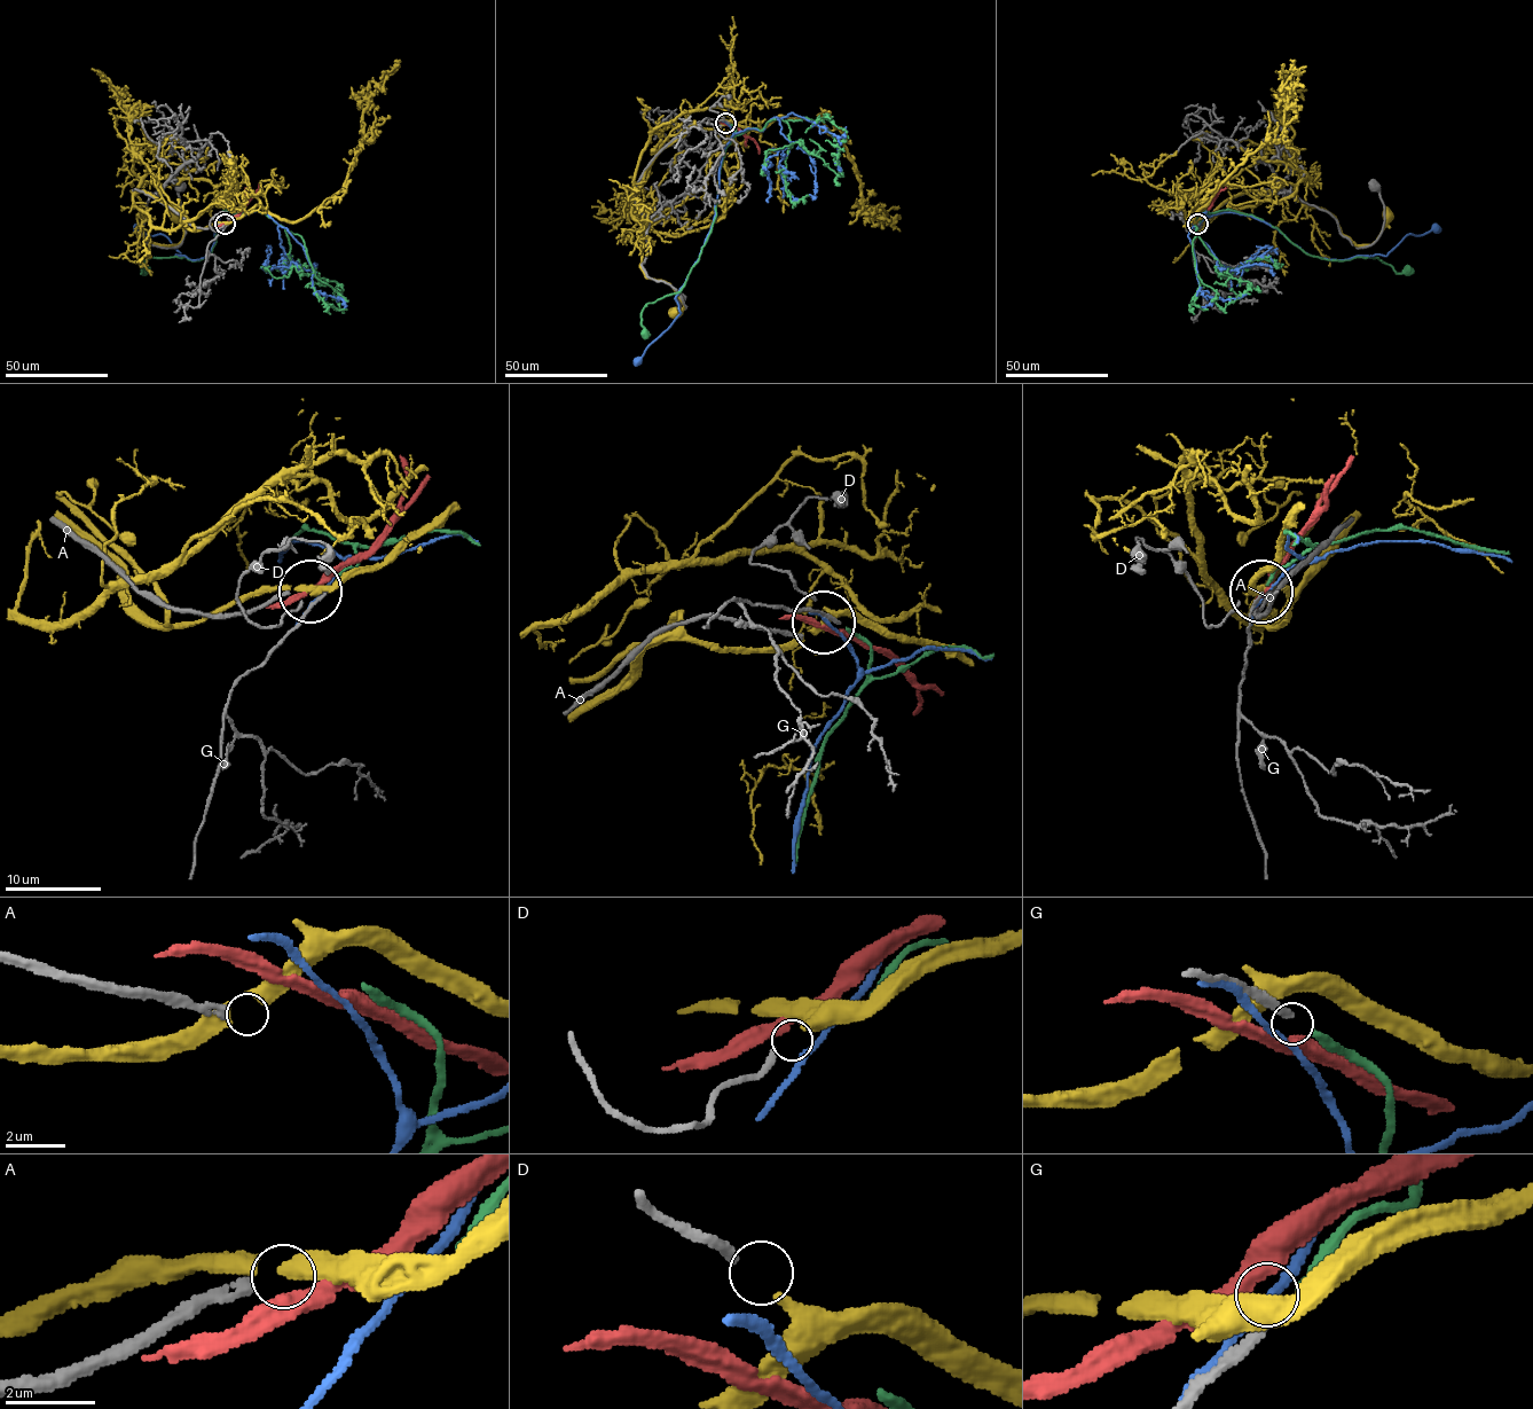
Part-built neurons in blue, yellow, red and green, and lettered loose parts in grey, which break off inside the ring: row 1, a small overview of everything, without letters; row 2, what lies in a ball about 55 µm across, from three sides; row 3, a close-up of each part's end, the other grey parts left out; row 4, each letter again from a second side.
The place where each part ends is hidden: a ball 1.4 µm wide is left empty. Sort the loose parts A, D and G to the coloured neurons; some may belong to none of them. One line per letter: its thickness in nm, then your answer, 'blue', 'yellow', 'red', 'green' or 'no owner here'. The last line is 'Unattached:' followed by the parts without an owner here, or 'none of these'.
A: 240 nm | no owner here
D: 220 nm | yellow
G: 200 nm | green
Unattached: A

